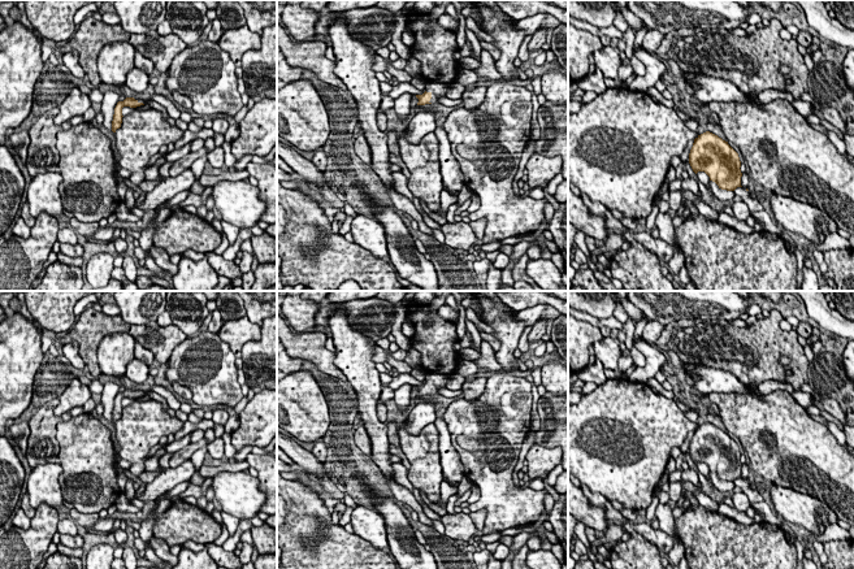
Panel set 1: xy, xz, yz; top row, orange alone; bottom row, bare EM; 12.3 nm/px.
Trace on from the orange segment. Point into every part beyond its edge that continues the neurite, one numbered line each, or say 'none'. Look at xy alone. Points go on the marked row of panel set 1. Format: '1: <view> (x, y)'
1: xy (155, 105)

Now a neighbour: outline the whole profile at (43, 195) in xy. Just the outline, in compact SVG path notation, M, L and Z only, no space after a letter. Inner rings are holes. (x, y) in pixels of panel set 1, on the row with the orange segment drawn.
M58 171L39 173L32 177L27 190L27 203L34 218L43 212L53 217L62 214L64 207L58 191L61 182Z

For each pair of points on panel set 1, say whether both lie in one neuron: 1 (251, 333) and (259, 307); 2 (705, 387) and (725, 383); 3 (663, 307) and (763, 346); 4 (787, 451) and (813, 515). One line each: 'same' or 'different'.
1: different
2: same
3: different
4: different

